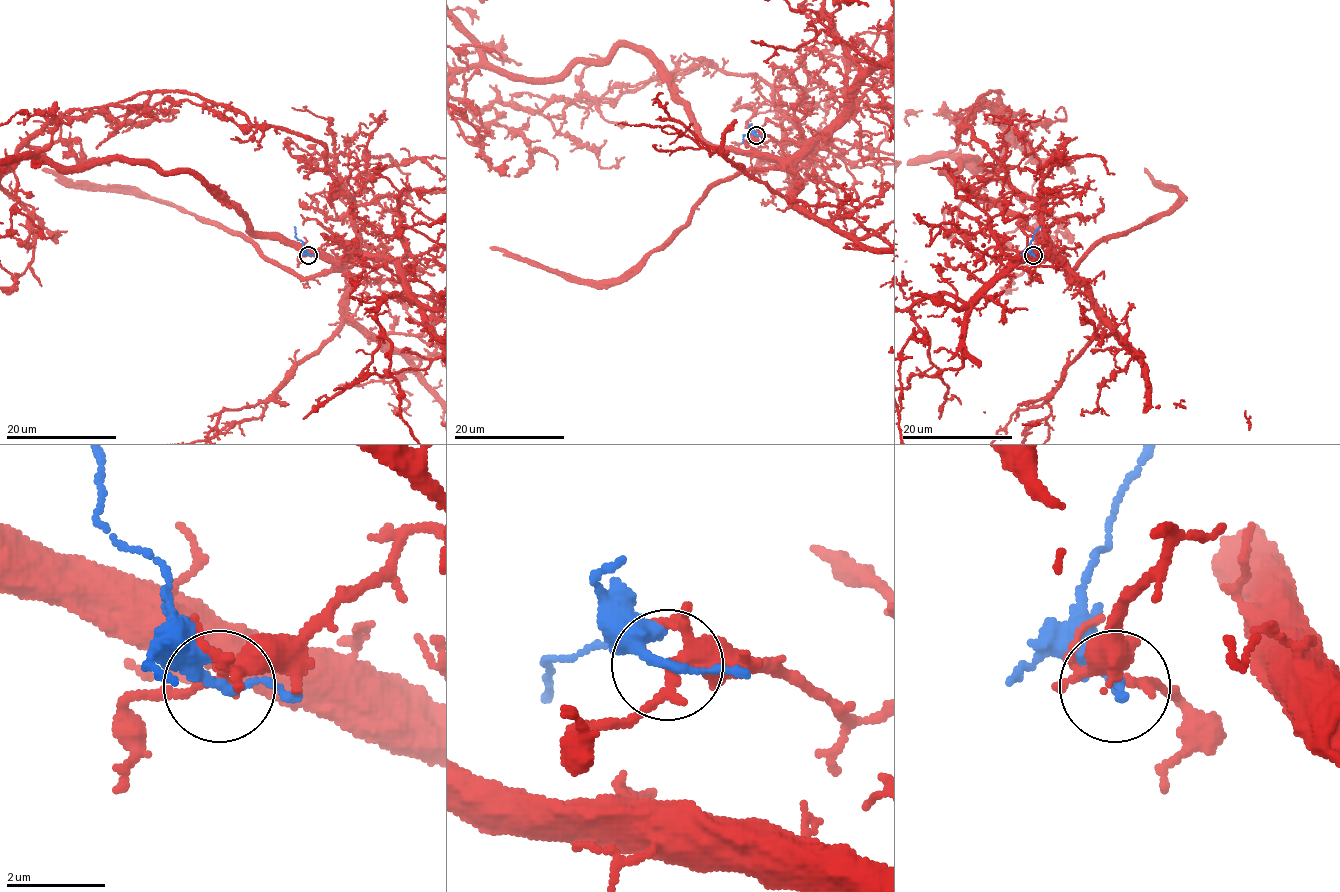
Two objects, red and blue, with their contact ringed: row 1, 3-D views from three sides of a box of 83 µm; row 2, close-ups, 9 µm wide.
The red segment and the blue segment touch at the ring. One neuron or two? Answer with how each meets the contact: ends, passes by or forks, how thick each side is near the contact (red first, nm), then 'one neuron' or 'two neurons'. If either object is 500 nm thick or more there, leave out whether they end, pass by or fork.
red forks | blue passes by | 240/190 nm | two neurons

